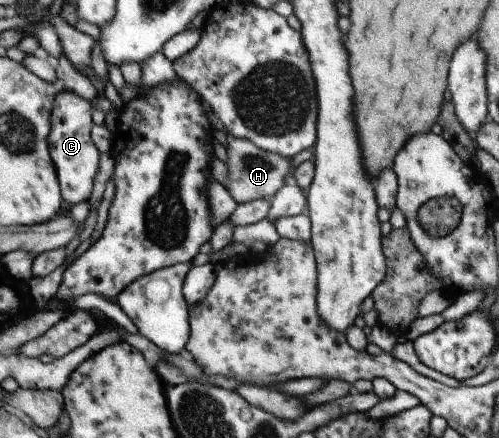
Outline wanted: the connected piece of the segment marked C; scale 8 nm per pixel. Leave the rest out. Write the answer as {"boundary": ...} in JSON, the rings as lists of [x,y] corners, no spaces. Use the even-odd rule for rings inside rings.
{"boundary":[[[63,92],[52,113],[51,157],[59,173],[61,189],[67,207],[88,201],[94,191],[96,175],[100,173],[100,151],[92,141],[92,105],[82,97]]]}

